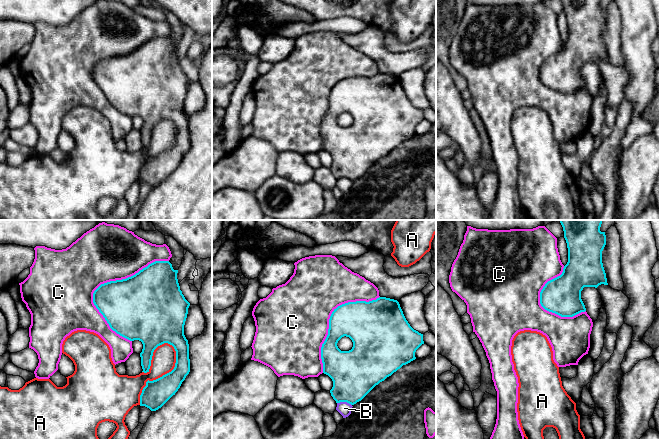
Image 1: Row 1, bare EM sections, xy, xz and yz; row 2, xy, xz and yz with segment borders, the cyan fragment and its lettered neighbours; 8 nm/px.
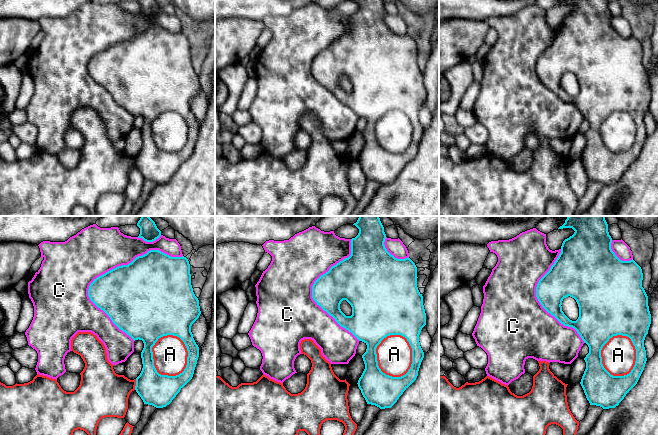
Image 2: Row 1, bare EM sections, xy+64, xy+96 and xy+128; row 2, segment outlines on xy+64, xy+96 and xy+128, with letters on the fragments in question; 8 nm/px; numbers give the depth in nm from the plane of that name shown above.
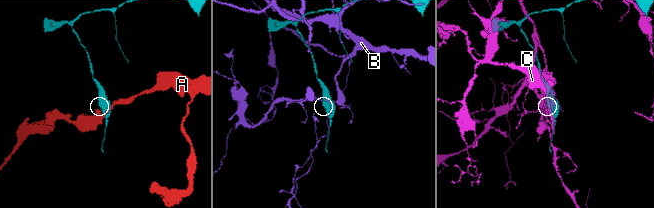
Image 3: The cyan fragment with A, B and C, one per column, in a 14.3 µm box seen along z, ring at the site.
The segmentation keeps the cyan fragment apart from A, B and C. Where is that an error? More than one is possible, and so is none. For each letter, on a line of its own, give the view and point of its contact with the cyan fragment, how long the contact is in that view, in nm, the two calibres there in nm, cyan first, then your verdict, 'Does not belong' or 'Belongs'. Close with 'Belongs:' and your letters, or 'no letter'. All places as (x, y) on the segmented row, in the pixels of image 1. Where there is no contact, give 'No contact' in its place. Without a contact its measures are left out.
A: Touches cyan at xy (163, 375). Shared border 550 nm. Thickness 220 nm (cyan) against 190 nm. Does not belong
B: Touches cyan at xz (344, 401). Shared border 120 nm. Thickness 380 nm (cyan) against 110 nm. Does not belong
C: Touches cyan at xy (108, 282). Shared border 750 nm. Thickness 440 nm (cyan) against 460 nm. Does not belong
Belongs: no letter

